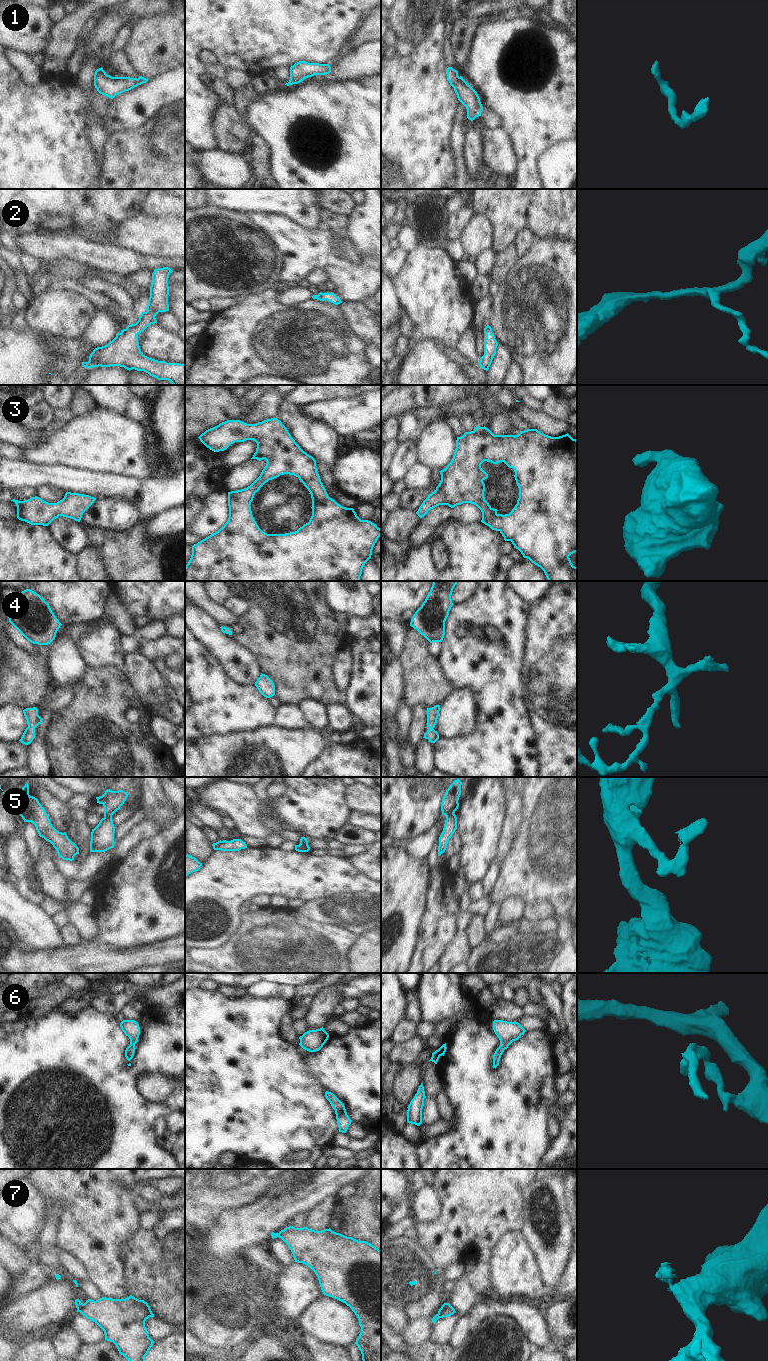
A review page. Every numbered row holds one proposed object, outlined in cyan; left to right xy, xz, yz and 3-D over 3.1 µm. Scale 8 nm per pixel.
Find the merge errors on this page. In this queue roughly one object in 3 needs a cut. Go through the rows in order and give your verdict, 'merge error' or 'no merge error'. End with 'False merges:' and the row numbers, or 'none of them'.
1: no merge error
2: no merge error
3: no merge error
4: no merge error
5: merge error
6: no merge error
7: merge error
False merges: 5, 7

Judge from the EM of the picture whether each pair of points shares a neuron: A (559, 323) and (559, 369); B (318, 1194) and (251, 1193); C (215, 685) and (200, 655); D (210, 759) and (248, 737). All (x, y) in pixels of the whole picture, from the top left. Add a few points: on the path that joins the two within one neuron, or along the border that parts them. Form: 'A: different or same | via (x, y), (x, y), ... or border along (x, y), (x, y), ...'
A: same | via (559, 334), (561, 340), (559, 343), (559, 358)
B: different | border along (276, 1179), (268, 1191), (255, 1201), (245, 1205)
C: same | via (208, 678), (200, 670), (200, 662)
D: same | via (219, 759), (223, 759), (239, 743)

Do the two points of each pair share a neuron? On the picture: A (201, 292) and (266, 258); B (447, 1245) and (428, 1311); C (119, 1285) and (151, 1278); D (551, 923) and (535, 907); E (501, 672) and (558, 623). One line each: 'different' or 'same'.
A: same
B: different
C: different
D: different
E: different

